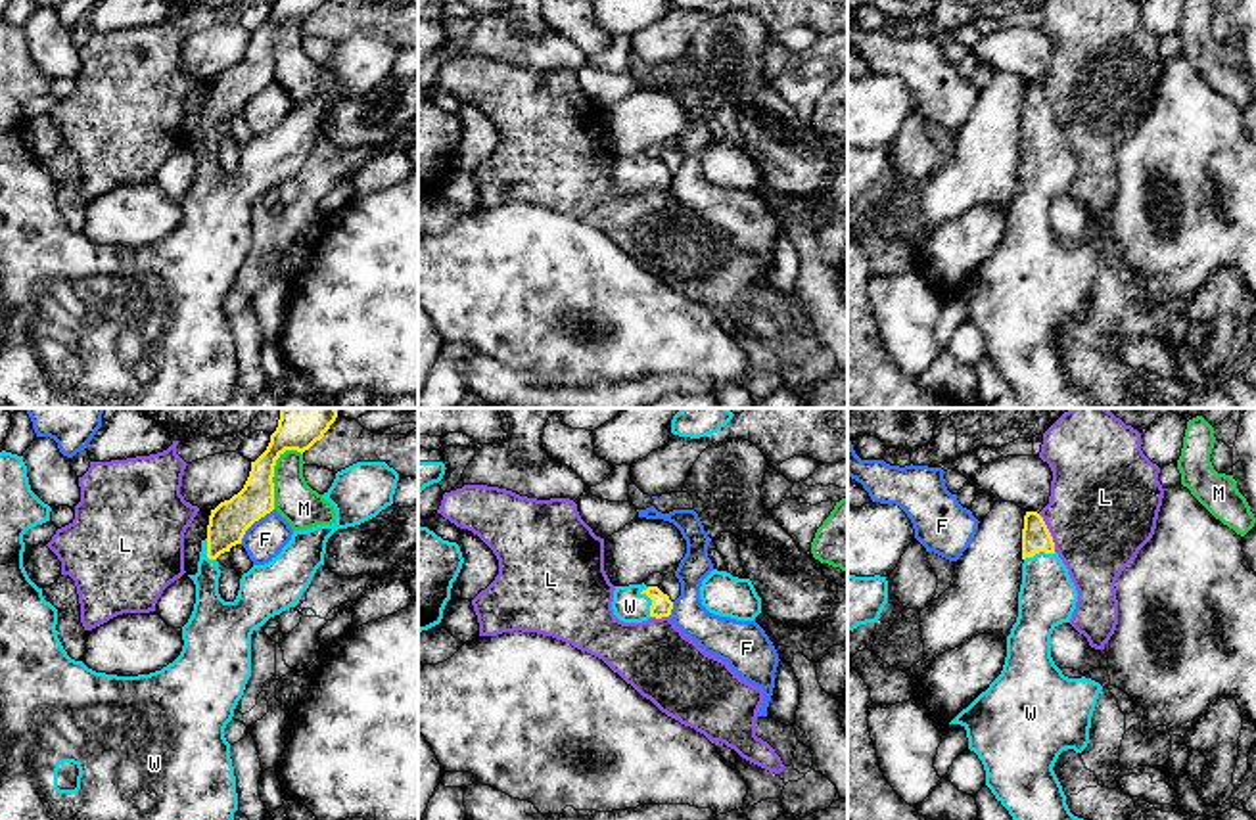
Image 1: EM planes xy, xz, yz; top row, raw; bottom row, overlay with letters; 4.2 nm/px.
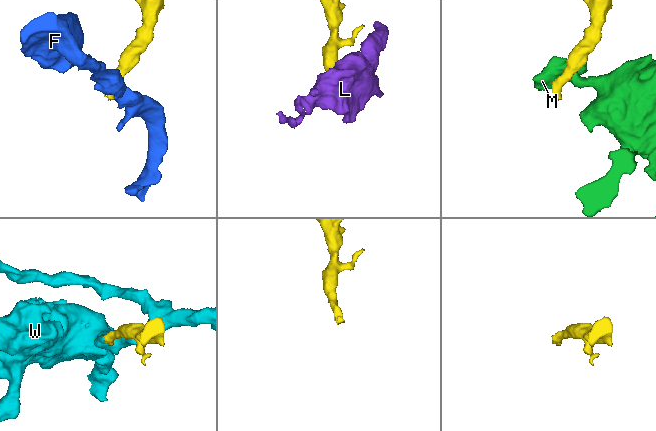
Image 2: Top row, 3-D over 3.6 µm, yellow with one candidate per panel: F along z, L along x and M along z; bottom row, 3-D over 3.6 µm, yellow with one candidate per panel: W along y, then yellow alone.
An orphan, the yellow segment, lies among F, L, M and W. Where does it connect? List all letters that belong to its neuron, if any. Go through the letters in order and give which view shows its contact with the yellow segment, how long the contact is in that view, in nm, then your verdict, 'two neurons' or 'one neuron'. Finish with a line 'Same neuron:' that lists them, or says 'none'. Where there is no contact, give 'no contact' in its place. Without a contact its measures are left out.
F: xy | 200 nm | two neurons
L: yz | 180 nm | two neurons
M: xy | 280 nm | two neurons
W: xz | 130 nm | one neuron
Same neuron: W

